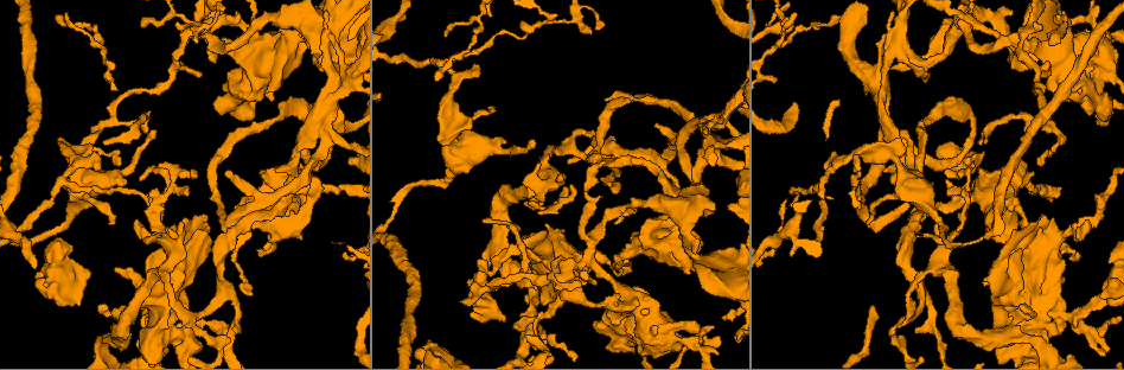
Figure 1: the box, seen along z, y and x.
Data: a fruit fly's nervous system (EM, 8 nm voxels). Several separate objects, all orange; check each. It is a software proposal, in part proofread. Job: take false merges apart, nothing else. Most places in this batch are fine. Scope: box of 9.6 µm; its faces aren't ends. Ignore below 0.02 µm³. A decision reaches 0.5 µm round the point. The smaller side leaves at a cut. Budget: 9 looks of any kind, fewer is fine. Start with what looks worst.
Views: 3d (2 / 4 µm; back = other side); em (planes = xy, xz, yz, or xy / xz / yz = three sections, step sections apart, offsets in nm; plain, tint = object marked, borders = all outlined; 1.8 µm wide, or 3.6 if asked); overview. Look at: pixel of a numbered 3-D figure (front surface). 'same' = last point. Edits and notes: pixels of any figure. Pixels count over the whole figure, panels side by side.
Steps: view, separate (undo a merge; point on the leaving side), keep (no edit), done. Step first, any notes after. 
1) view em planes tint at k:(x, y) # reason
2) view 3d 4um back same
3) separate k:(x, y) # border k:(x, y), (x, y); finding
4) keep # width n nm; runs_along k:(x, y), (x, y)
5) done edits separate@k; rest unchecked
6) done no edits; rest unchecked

view em xz step 8 plain at 1:(207, 37) # four or more arms meet

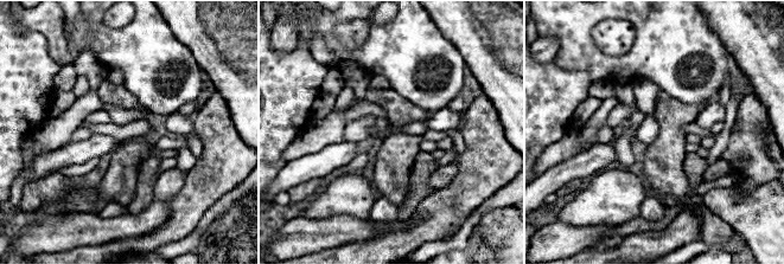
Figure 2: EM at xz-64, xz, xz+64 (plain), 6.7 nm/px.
view em xz step 8 tint same # with the object marked

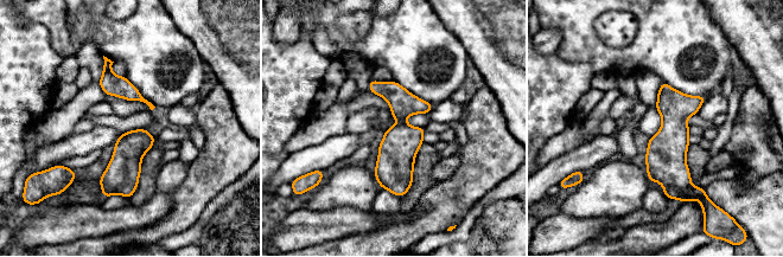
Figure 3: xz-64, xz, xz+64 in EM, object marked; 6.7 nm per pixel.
keep # width 200 nm; all the same neuron

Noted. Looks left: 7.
view em xy step 8 tint at 1:(333, 52) # sharp bend

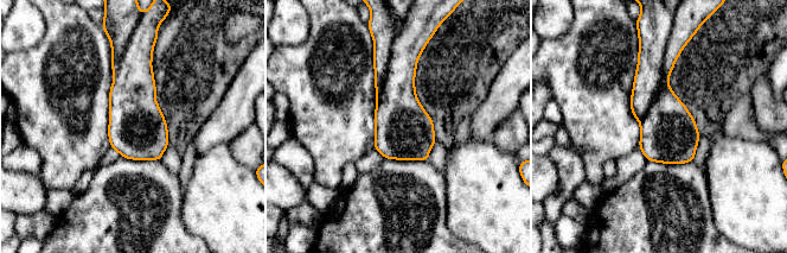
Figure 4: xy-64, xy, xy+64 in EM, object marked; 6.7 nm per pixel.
keep # width 400 nm; continuous, no second neuron

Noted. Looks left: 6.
view 3d 2um at 1:(685, 134) # sharp bend

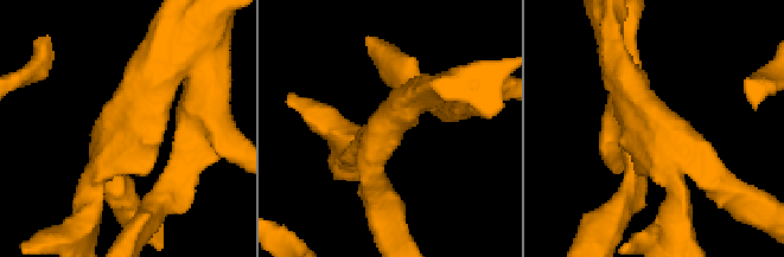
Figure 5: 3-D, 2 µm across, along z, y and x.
view em 3.6um planes borders at 5:(660, 144) # now the EM

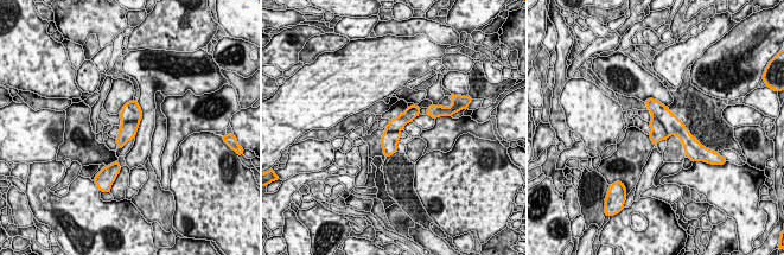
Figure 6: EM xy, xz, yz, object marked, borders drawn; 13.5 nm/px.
keep # runs_along 6:(416, 110), (393, 129), (387, 153); one neuron here

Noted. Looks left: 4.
view 3d 4um at 1:(1024, 331)

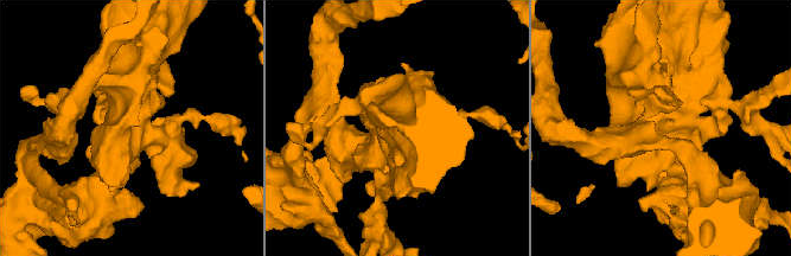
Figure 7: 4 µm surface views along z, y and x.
view em 3.6um planes plain at 7:(144, 132) # shape alone is not enough

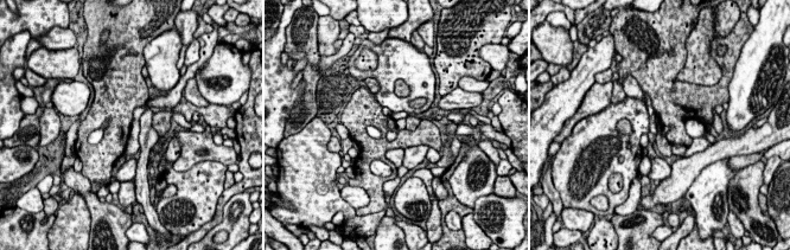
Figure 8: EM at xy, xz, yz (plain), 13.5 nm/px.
view em 3.6um planes borders same

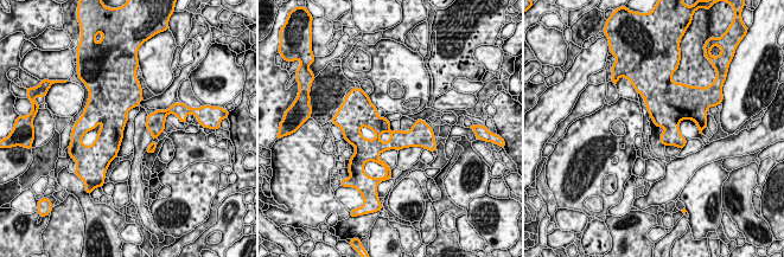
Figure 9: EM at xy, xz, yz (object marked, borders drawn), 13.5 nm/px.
keep # runs_along 9:(356, 126), (374, 122), (389, 137), (425, 128); all the same neuron

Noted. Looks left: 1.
done no edits; rest unchecked

